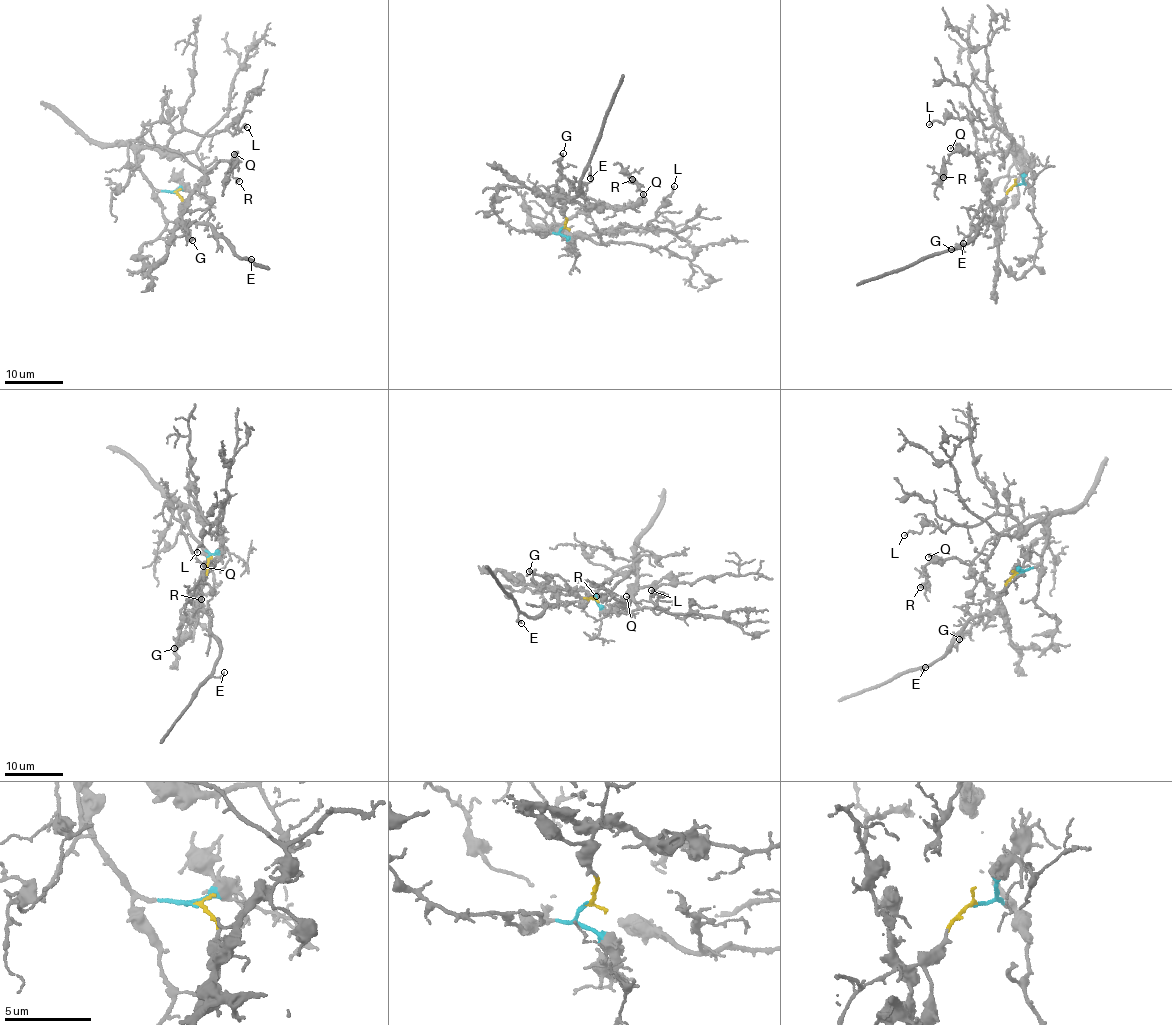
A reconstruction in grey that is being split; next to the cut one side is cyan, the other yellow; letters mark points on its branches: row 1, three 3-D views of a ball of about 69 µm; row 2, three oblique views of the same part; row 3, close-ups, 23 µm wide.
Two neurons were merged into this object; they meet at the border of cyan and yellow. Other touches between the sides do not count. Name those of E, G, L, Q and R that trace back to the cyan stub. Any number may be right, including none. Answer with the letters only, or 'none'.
L, Q, R

